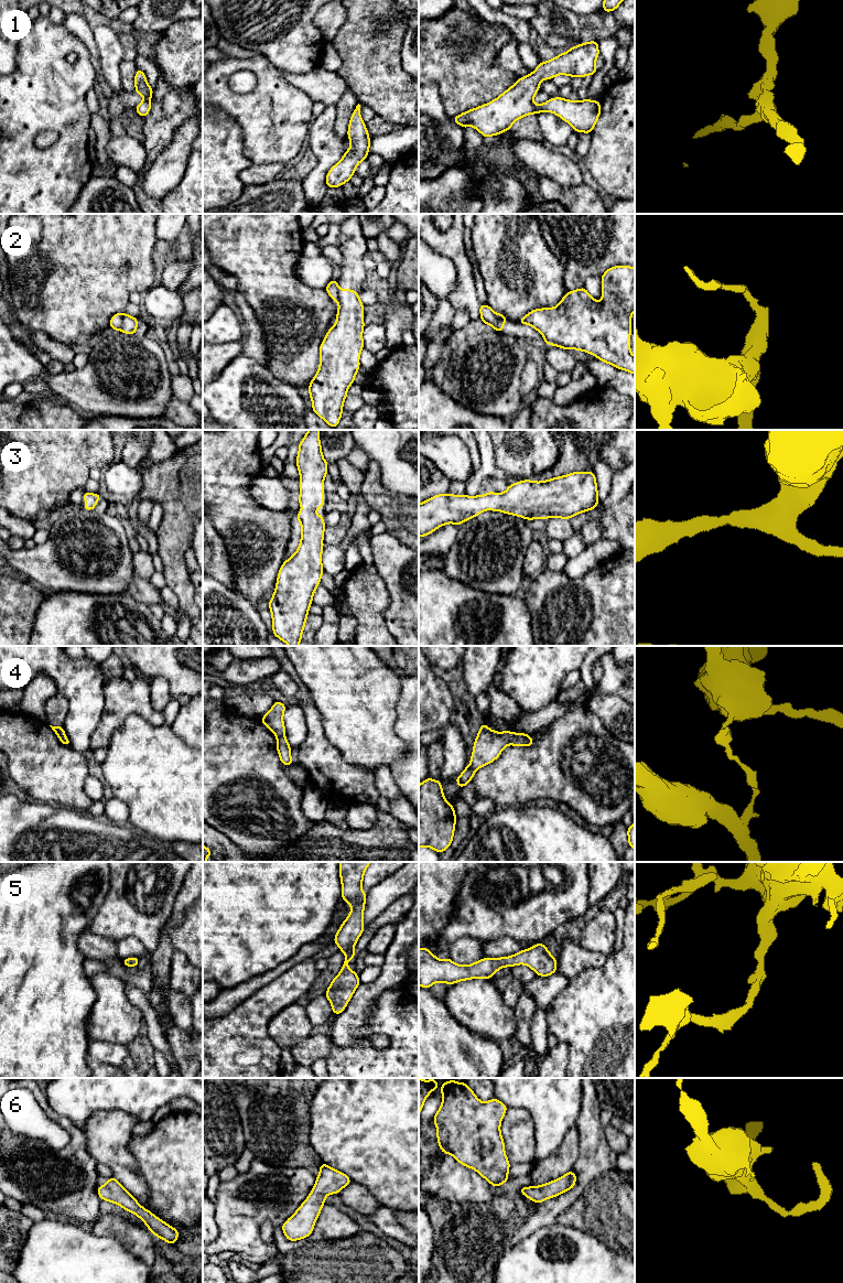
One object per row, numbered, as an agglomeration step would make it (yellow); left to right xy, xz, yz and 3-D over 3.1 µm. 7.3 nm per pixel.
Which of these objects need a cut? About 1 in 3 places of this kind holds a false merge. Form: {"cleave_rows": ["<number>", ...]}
{"cleave_rows": ["2", "4"]}

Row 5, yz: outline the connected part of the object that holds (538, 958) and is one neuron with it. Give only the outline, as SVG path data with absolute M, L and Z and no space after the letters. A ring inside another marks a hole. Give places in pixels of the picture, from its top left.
M536 944L507 958L483 958L469 966L456 964L451 958L440 960L428 948L419 948L419 985L431 988L435 982L454 984L477 978L490 979L501 968L517 964L530 967L540 977L548 977L556 971L555 957L544 944Z

